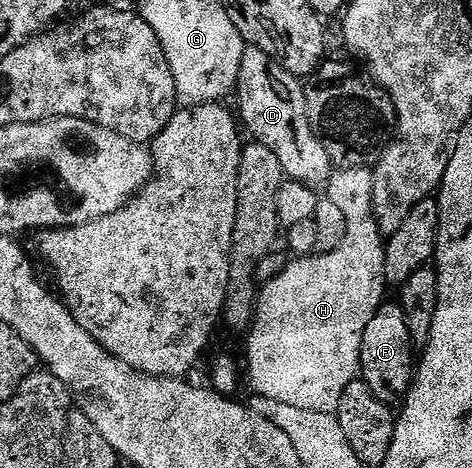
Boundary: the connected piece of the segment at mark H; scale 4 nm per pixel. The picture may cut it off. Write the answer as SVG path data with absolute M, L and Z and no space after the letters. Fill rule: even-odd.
M348 166L345 172L337 171L326 185L327 199L340 206L346 217L346 238L333 252L313 255L302 259L302 270L310 278L299 286L299 291L286 292L286 318L272 320L282 316L270 316L266 310L256 312L255 321L250 329L248 340L248 366L256 392L261 396L278 398L290 406L302 406L306 410L335 413L342 398L342 390L350 386L360 376L360 355L362 338L370 318L385 303L384 288L384 245L385 237L380 231L377 217L374 215L375 178L373 169L368 166ZM284 350L288 350L288 360L284 360Z

